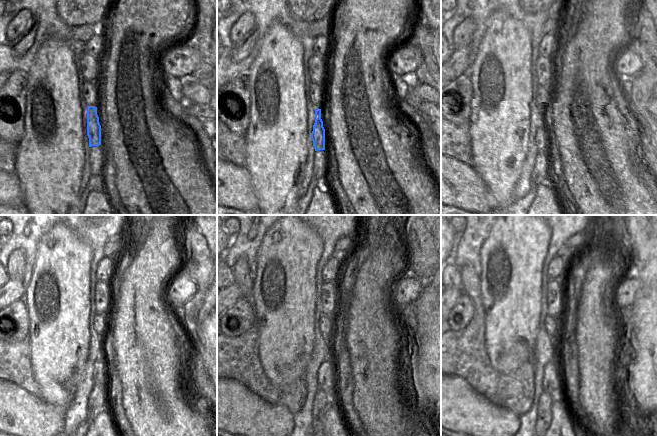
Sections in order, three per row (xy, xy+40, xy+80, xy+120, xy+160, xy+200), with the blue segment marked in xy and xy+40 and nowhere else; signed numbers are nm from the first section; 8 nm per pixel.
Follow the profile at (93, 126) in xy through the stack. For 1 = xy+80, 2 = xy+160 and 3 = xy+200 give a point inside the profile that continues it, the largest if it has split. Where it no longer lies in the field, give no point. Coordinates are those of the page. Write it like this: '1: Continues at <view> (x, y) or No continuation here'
1: Continues at xy+80 (543, 143)
2: Continues at xy+160 (326, 377)
3: Continues at xy+200 (552, 374)

